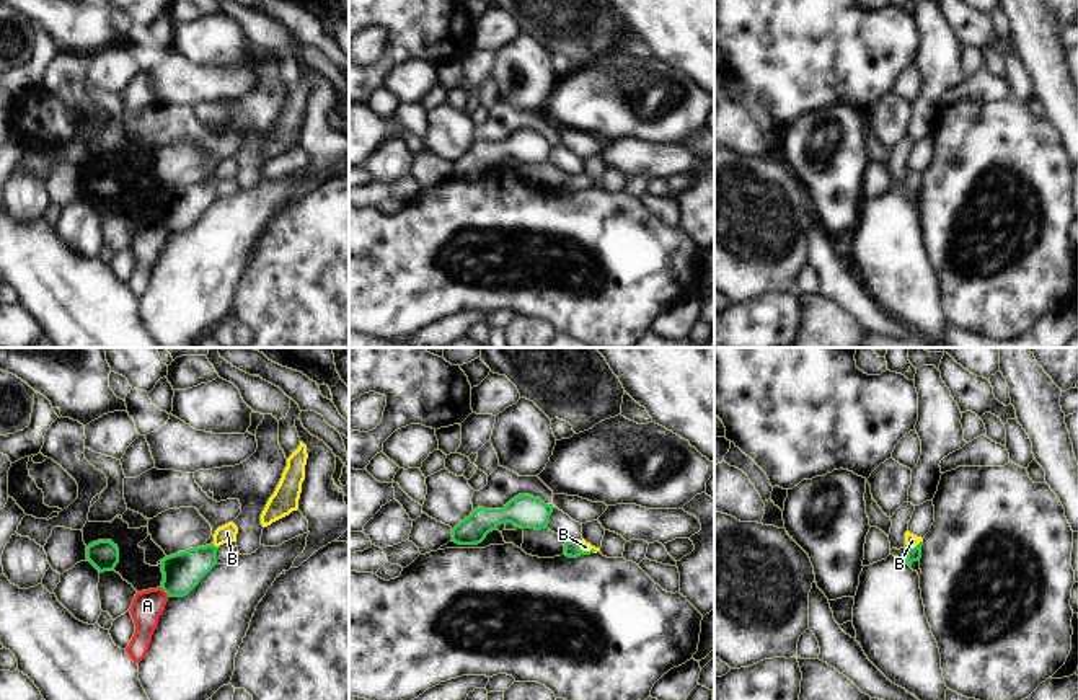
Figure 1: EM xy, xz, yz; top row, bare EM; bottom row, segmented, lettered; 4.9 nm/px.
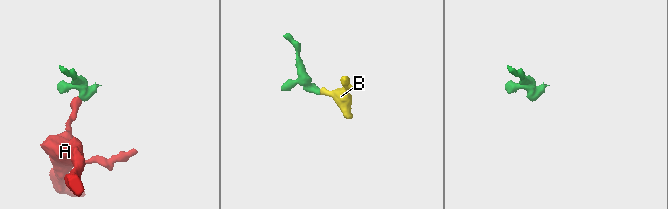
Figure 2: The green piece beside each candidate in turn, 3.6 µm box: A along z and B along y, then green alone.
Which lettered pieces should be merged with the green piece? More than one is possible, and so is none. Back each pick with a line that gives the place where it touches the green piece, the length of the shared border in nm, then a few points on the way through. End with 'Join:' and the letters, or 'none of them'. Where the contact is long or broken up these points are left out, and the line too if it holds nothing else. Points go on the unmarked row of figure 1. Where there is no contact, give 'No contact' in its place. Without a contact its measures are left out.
B: Touches green at yz (915, 181). Shared border 90 nm. Path across: yz (912, 188), (915, 181), (912, 175)
Join: B

